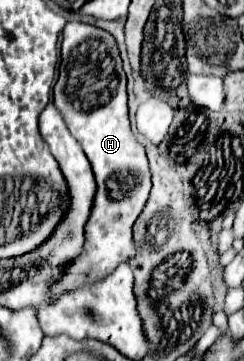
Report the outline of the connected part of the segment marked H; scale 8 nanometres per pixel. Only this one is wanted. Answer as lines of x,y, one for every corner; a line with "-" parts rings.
76,20
66,24
62,34
62,60
54,86
54,104
64,114
70,134
82,144
92,164
98,190
90,218
84,226
84,248
52,284
48,294
50,300
106,278
118,264
130,262
136,256
132,226
144,210
152,188
146,150
130,130
126,74
112,34

